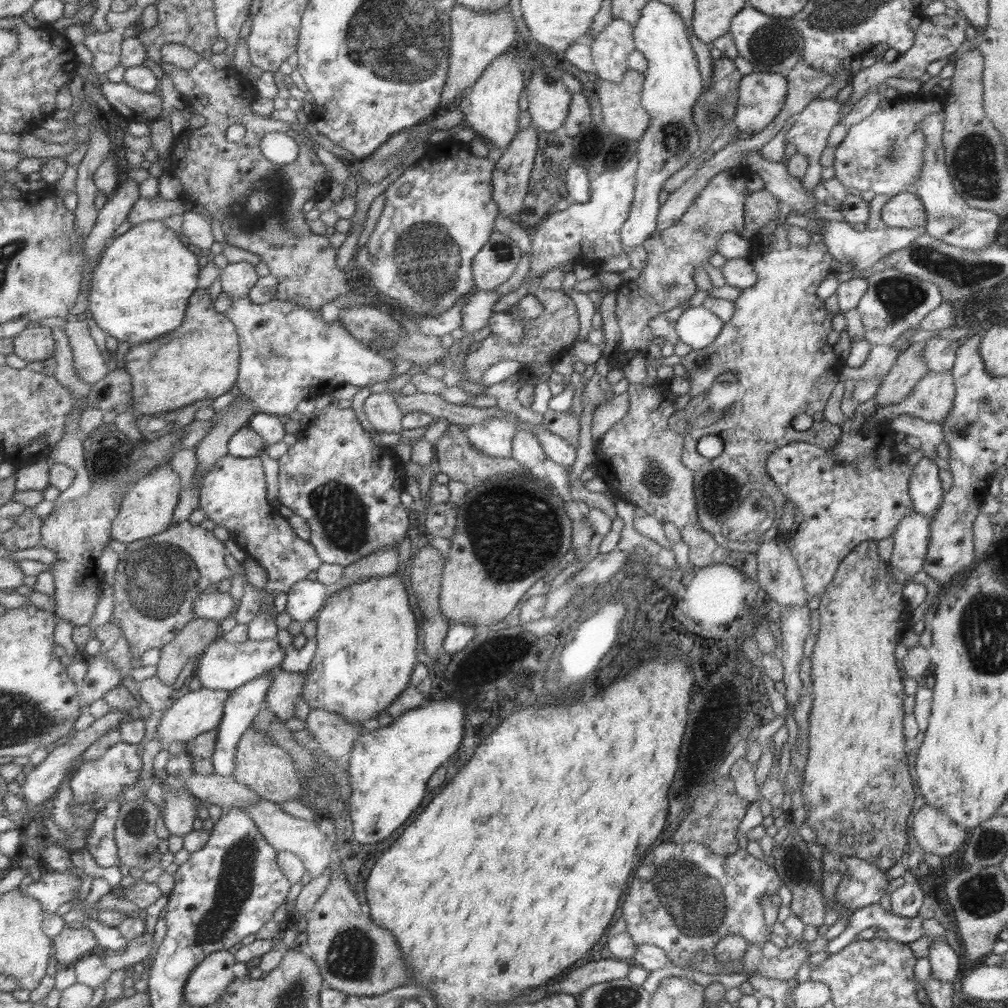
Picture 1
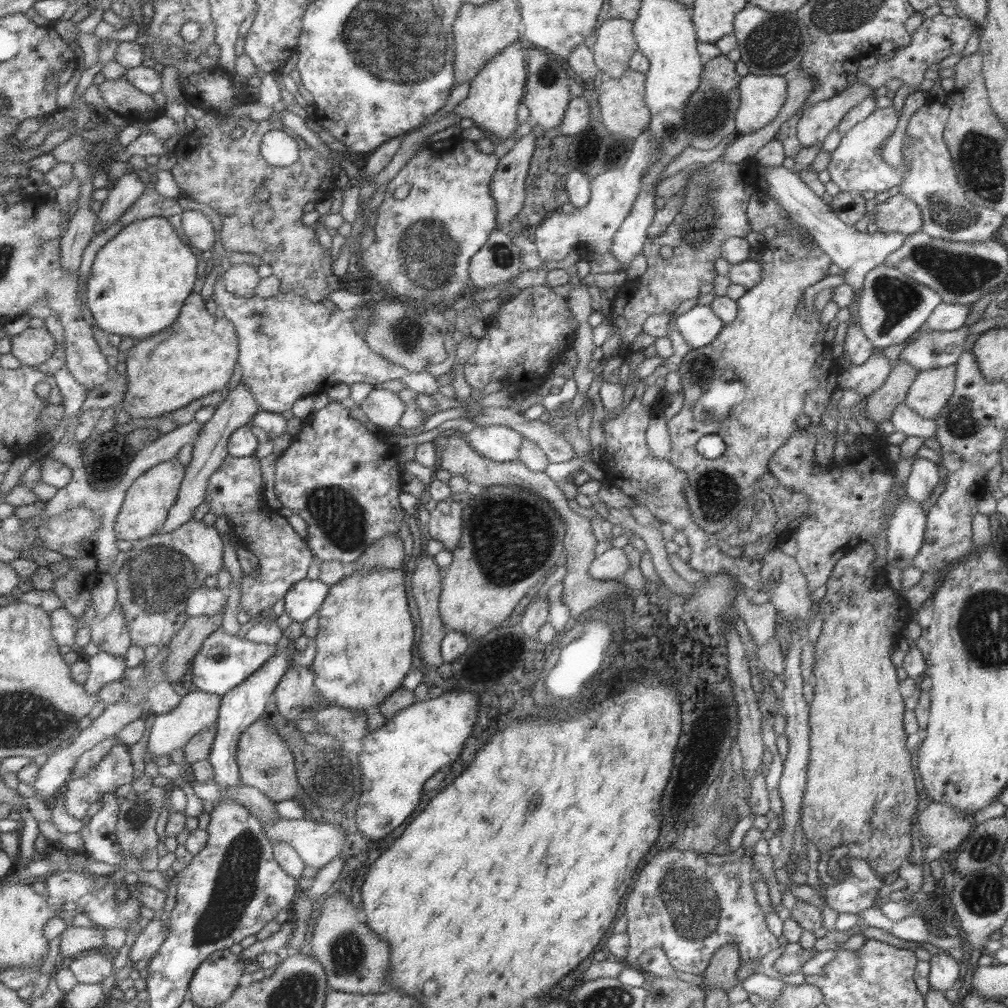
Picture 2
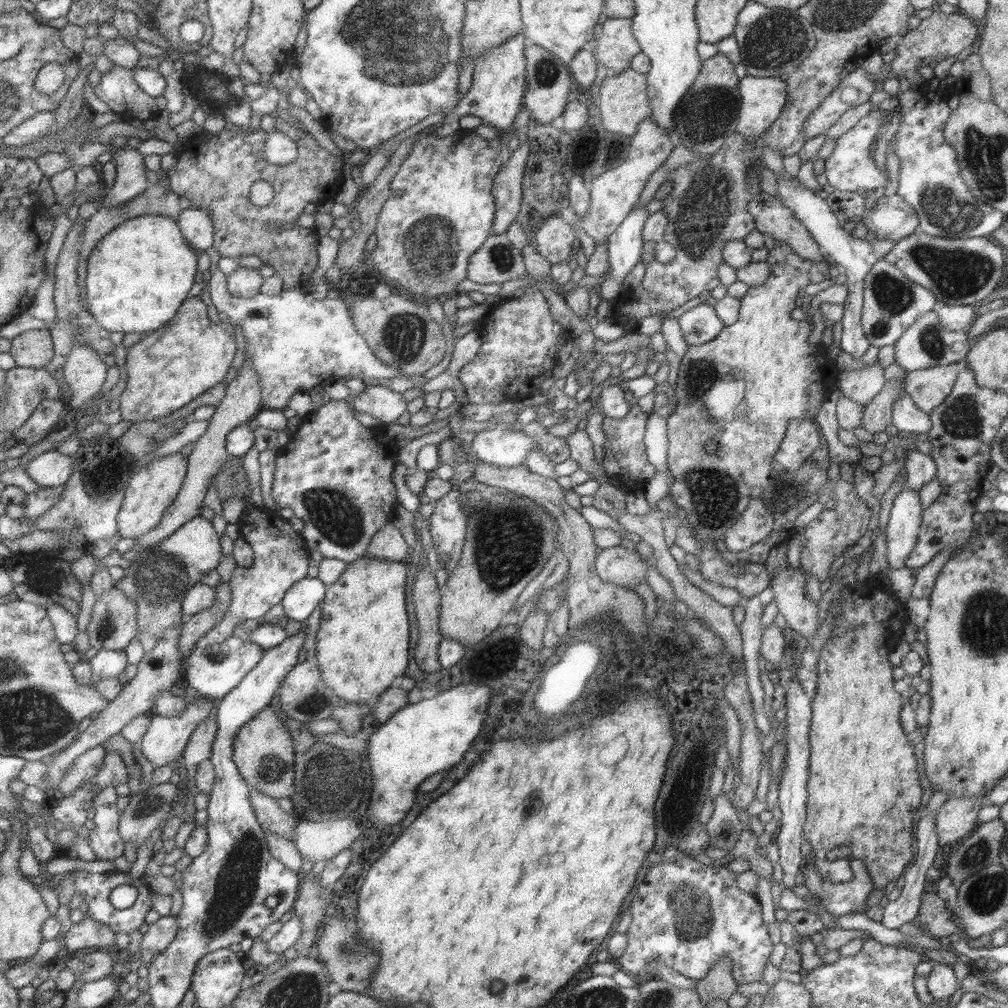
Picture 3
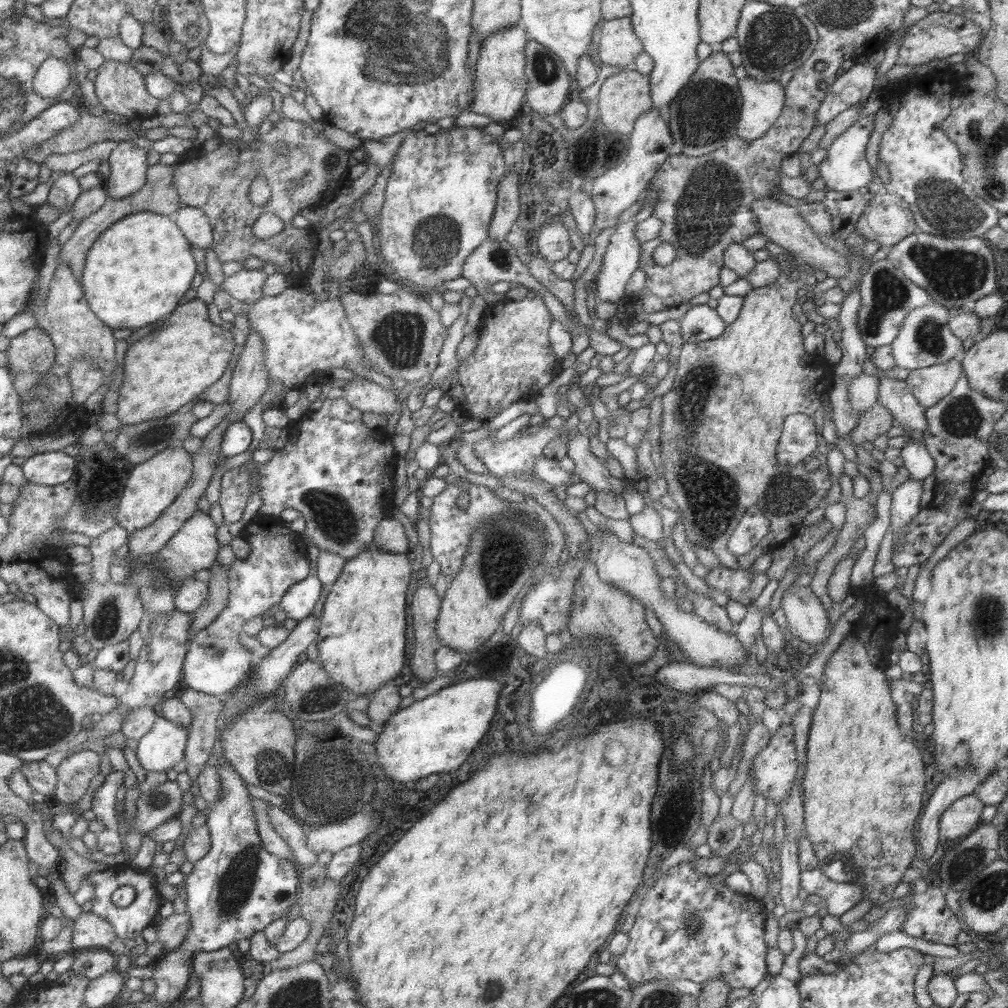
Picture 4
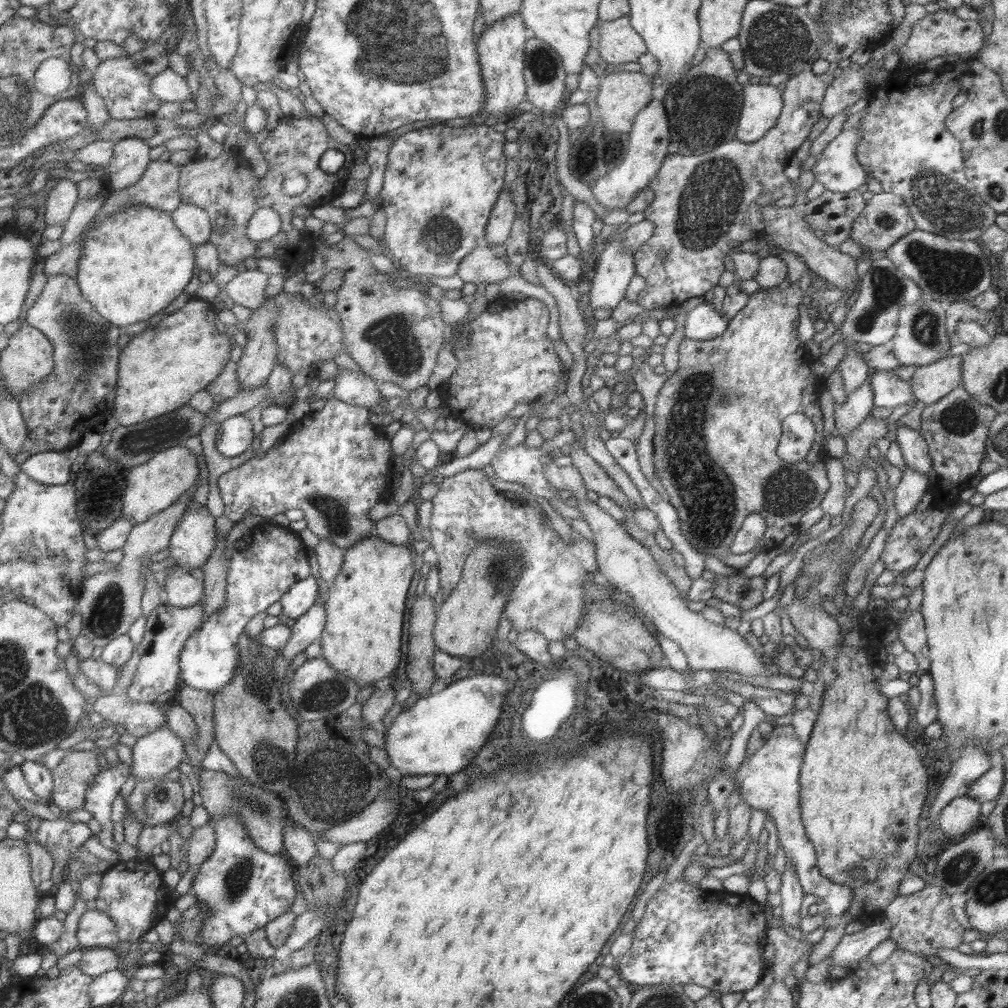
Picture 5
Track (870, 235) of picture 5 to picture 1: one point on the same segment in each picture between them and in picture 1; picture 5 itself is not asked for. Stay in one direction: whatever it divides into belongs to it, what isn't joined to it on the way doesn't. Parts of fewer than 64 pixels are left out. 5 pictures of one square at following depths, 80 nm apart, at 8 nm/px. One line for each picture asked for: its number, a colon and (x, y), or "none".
1: (904, 210)
2: (897, 214)
3: (892, 219)
4: (886, 220)

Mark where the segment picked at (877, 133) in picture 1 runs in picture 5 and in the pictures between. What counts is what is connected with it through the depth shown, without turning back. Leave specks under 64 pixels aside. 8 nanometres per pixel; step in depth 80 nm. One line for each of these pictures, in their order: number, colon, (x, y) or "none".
2: (855, 165)
3: (848, 168)
4: (843, 168)
5: (836, 168)

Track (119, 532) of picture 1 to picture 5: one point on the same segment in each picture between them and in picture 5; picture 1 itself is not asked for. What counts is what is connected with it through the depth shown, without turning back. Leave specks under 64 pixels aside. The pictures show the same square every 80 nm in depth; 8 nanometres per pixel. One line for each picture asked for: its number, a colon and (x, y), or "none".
2: (147, 503)
3: (154, 488)
4: (154, 485)
5: (152, 487)

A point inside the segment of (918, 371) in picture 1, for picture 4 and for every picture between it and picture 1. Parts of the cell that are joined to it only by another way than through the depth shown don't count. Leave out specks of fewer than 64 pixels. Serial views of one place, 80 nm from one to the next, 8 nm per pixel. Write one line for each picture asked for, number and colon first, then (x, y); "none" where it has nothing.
2: (878, 406)
3: (877, 413)
4: (877, 420)

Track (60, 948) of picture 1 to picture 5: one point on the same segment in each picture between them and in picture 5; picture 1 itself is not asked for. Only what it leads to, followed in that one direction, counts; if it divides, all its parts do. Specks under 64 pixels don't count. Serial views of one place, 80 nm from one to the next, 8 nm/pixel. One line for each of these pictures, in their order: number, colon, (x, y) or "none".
2: (77, 939)
3: (89, 933)
4: (92, 931)
5: (97, 929)

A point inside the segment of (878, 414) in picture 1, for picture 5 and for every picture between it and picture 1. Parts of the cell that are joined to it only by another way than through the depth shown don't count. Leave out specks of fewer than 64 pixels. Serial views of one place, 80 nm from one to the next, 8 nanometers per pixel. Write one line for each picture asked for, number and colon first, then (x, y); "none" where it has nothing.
2: (931, 388)
3: (927, 387)
4: (929, 384)
5: (928, 383)

